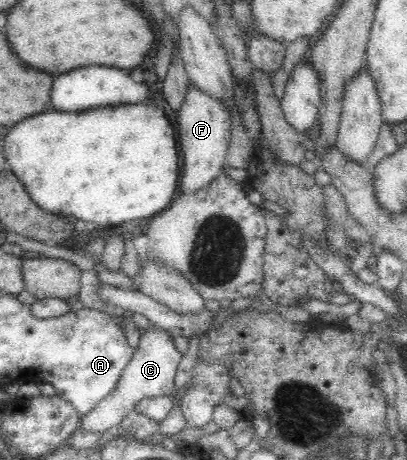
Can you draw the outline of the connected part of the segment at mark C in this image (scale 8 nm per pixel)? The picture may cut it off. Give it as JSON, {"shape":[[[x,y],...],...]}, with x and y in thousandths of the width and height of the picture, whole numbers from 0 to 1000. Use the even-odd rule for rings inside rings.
{"shape":[[[386,704],[356,713],[351,722],[344,722],[337,754],[324,765],[312,800],[297,809],[283,843],[253,870],[246,870],[224,896],[197,909],[197,930],[248,943],[278,928],[292,933],[300,909],[312,904],[317,893],[332,891],[332,880],[354,865],[413,857],[435,874],[430,826],[445,783],[445,765],[430,754],[425,730],[415,720]]]}

